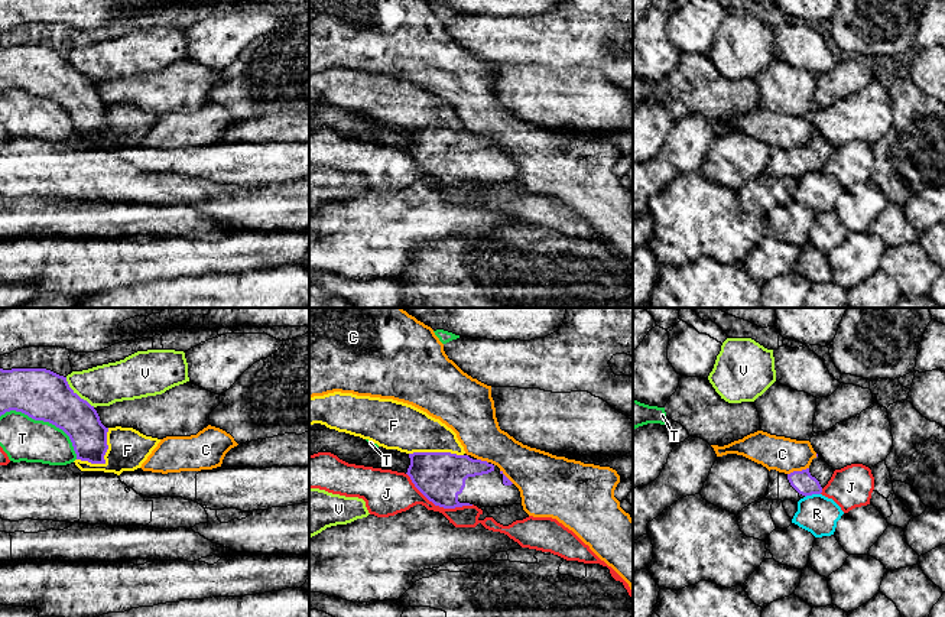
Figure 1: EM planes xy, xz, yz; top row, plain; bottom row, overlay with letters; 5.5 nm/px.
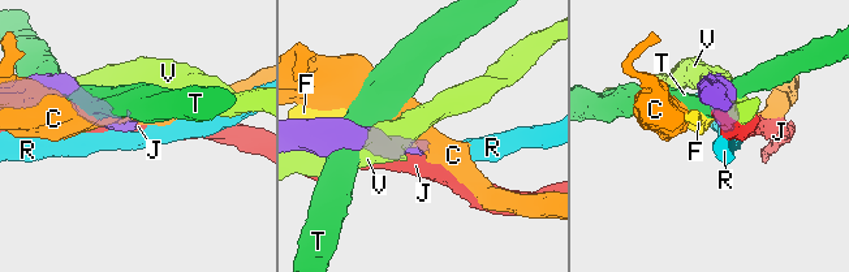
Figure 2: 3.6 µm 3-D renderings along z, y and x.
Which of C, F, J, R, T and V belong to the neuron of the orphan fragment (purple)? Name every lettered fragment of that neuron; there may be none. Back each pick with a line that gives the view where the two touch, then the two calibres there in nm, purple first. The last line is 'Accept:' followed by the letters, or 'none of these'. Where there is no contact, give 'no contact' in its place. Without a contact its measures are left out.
Accept: none of these

